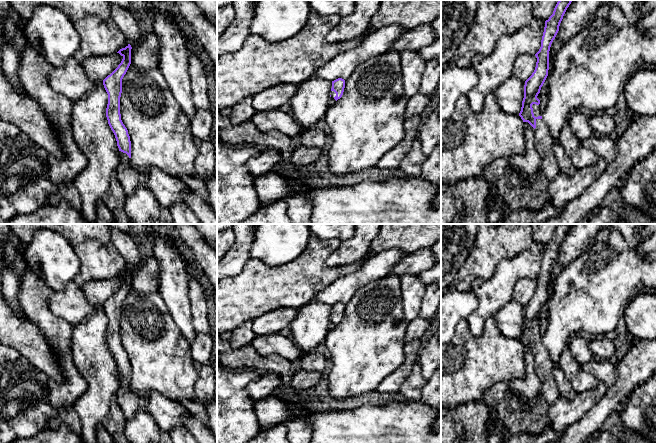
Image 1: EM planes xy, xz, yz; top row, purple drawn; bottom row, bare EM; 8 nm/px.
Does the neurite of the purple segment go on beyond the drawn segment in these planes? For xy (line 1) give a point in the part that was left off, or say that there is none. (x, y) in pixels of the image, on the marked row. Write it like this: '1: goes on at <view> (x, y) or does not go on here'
1: goes on at xy (129, 179)

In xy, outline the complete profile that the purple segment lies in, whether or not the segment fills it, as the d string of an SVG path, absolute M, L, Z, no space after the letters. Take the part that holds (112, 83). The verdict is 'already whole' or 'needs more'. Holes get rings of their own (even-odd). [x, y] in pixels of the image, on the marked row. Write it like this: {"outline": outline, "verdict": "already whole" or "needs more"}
{"outline": "M131 45L120 49L123 59L118 67L103 80L104 88L108 94L106 117L113 131L119 148L119 164L115 174L126 195L131 194L139 186L144 186L145 179L131 166L131 141L128 130L121 120L120 97L122 93L122 79L131 64Z", "verdict": "needs more"}

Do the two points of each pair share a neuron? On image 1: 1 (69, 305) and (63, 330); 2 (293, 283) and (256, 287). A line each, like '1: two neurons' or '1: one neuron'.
1: two neurons
2: one neuron

